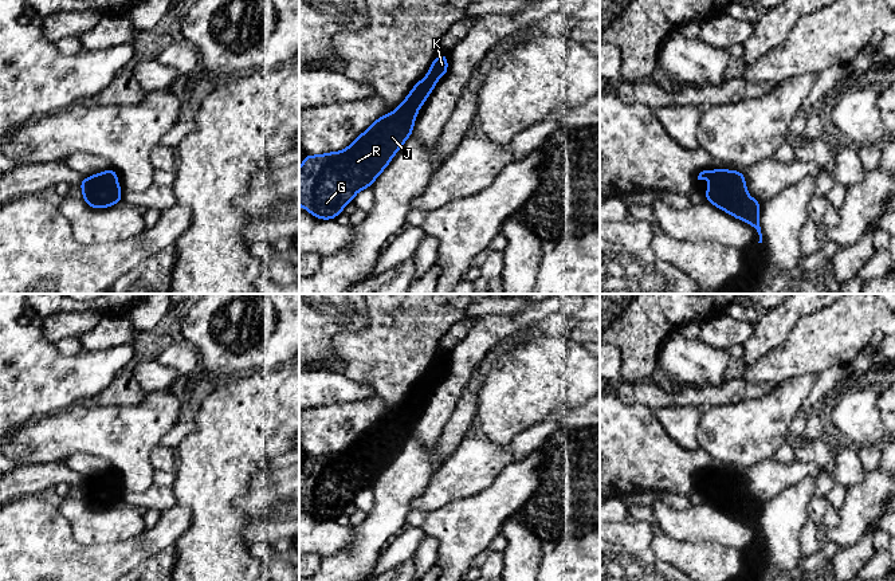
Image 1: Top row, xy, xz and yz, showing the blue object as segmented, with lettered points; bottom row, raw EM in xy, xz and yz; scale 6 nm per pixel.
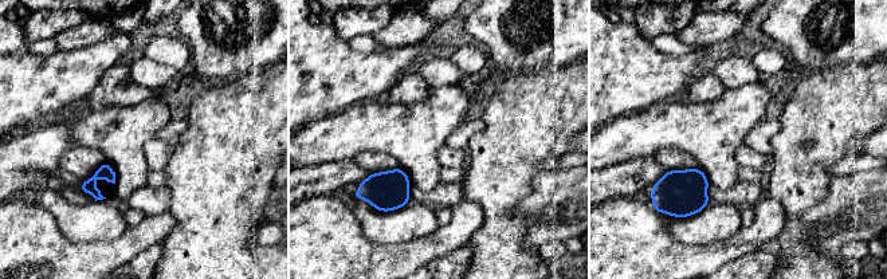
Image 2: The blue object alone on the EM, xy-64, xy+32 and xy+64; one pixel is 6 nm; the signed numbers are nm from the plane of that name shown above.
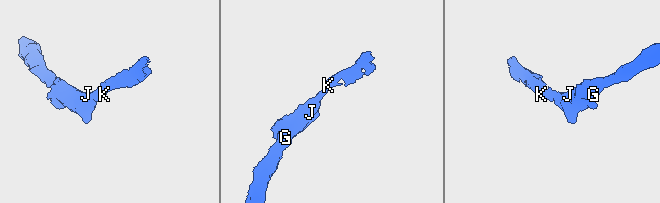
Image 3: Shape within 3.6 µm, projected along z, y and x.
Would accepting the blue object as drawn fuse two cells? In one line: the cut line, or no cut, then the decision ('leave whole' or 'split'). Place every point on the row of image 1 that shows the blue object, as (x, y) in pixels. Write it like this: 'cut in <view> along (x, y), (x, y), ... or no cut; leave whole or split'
no cut; leave whole

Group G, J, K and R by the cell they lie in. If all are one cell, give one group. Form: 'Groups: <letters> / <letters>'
Groups: G J K R

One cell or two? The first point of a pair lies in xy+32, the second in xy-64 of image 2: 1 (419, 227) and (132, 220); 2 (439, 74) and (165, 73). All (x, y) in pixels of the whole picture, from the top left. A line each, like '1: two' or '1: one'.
1: two
2: one

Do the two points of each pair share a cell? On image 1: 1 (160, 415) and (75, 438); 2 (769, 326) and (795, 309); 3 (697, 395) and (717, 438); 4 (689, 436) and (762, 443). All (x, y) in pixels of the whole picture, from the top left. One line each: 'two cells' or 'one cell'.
1: one cell
2: one cell
3: two cells
4: two cells

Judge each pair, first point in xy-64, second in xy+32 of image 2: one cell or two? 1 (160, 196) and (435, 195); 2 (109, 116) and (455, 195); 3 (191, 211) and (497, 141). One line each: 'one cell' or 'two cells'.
1: one cell
2: two cells
3: one cell

